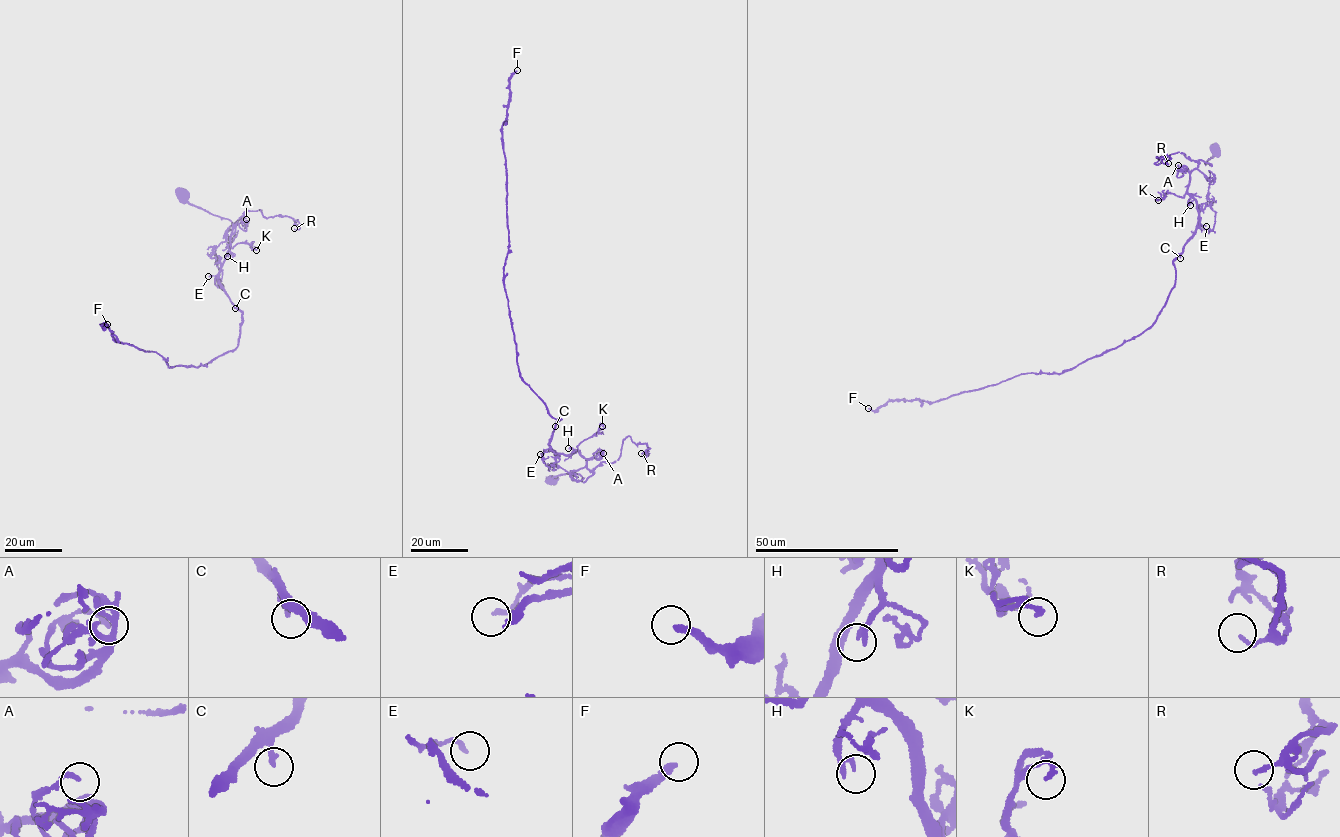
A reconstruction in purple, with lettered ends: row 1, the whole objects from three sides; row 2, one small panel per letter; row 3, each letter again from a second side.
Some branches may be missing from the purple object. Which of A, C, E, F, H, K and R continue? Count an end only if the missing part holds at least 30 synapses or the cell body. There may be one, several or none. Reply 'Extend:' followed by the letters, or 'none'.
Extend: F

